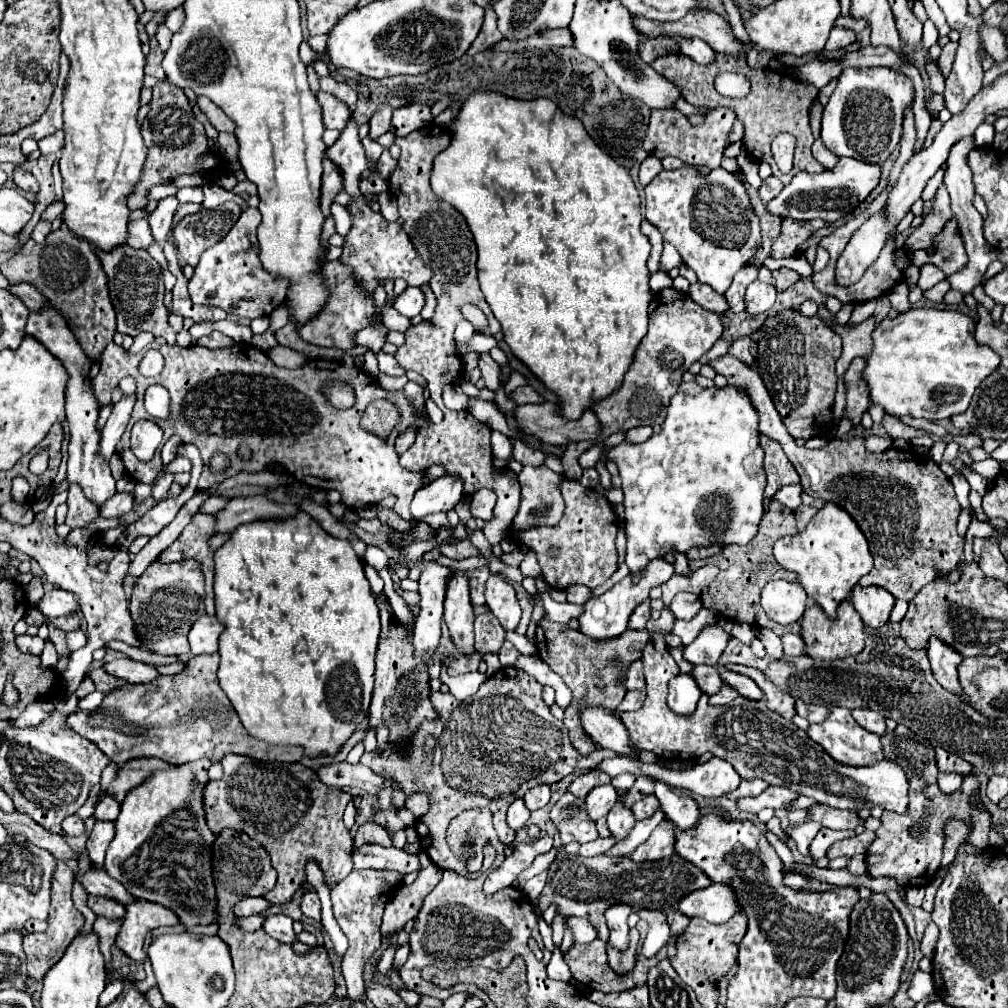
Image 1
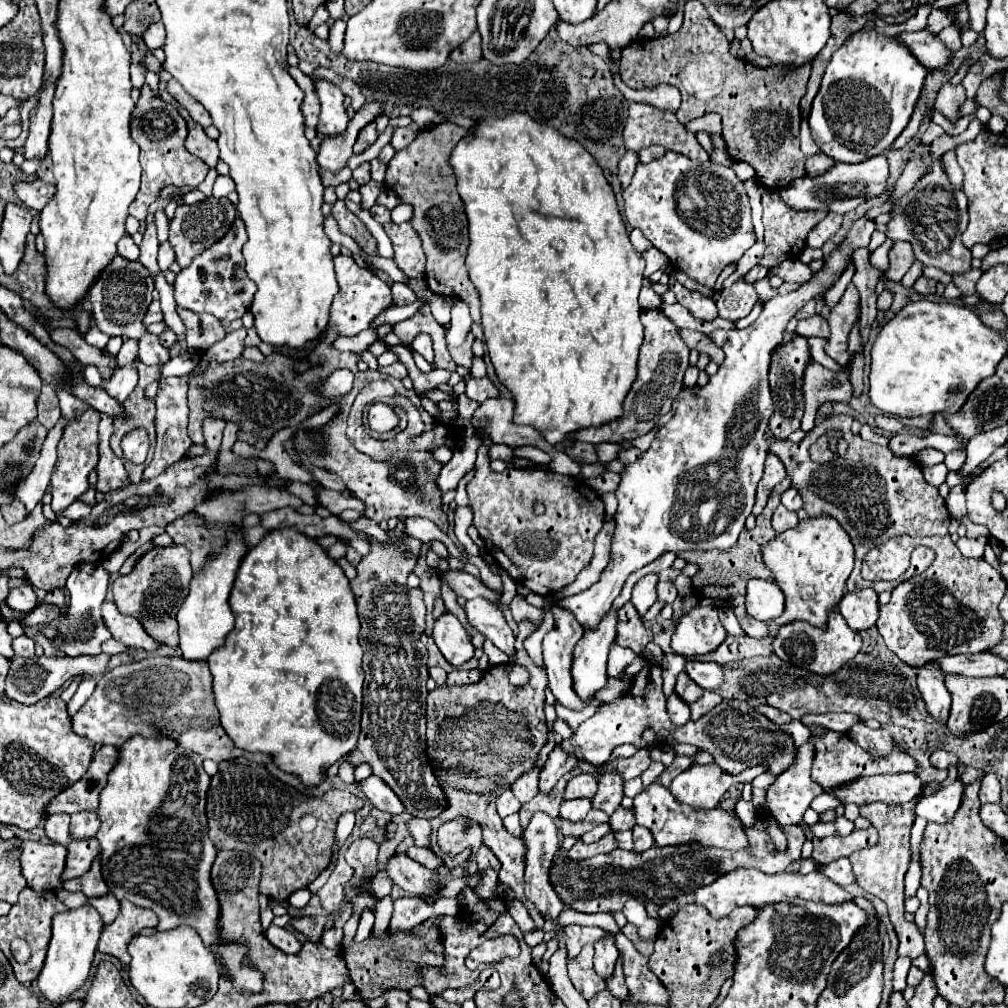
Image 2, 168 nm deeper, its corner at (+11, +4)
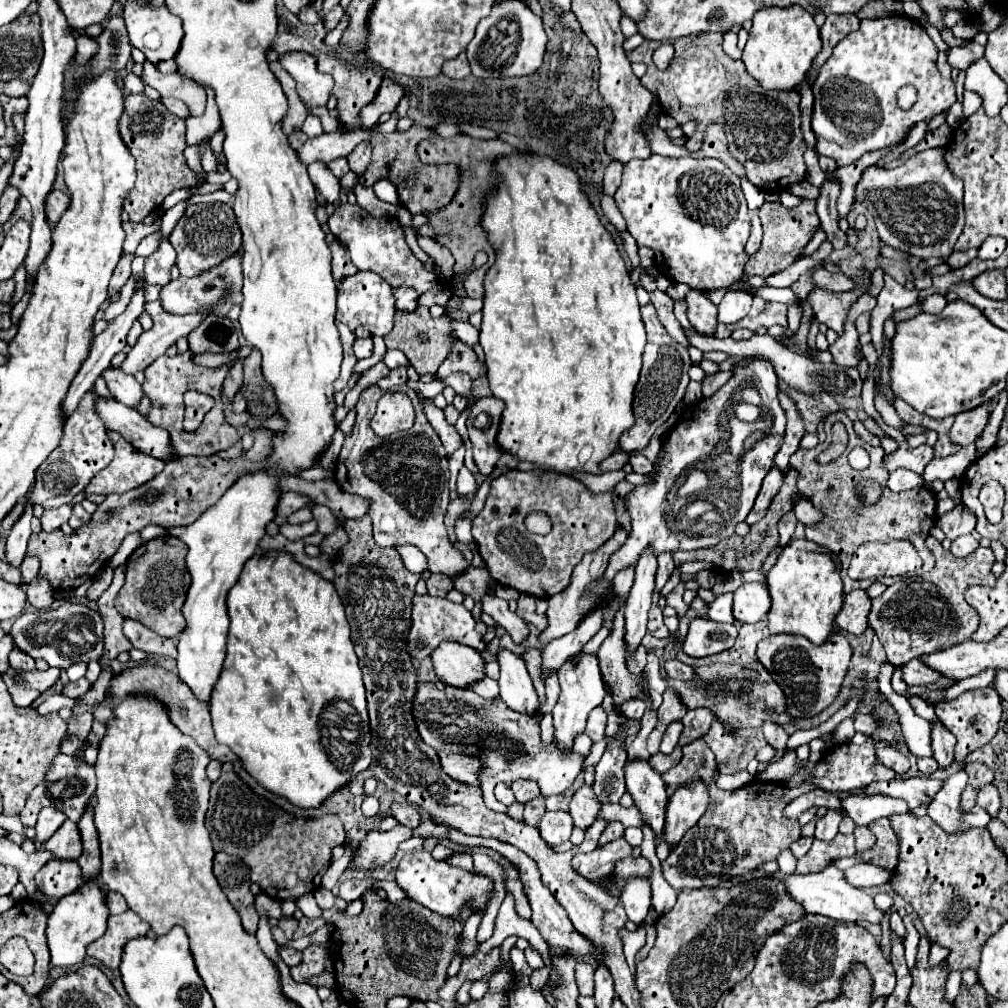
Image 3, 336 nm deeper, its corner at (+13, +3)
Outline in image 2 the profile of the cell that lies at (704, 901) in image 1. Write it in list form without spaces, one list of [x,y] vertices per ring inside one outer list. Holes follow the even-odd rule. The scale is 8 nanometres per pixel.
[[[735,870],[729,872],[725,876],[721,876],[719,880],[715,880],[709,886],[703,886],[695,892],[695,902],[705,906],[711,916],[715,918],[723,918],[727,916],[733,908],[737,906],[745,906],[751,904],[755,908],[763,908],[763,904],[777,904],[777,902],[793,902],[795,898],[801,900],[813,900],[813,902],[823,902],[823,904],[841,904],[841,902],[849,902],[855,896],[849,894],[847,890],[843,890],[841,886],[837,886],[833,880],[829,880],[825,874],[821,874],[819,870],[813,870],[811,874],[795,874],[795,872],[781,872],[781,874],[763,874],[759,870]]]

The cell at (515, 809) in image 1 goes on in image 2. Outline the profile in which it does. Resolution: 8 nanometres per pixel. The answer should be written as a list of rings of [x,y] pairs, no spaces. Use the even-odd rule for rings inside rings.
[[[509,788],[496,800],[496,809],[501,818],[505,818],[505,816],[509,816],[513,812],[519,812],[519,808],[521,808],[521,802],[513,796],[513,792]]]

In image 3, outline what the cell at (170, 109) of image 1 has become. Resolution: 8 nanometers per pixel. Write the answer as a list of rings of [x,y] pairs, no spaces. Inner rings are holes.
[[[145,93],[125,95],[125,113],[121,115],[121,137],[129,151],[137,159],[137,181],[129,201],[125,201],[125,211],[131,221],[143,221],[147,213],[153,213],[163,199],[183,187],[193,187],[201,179],[189,169],[183,149],[185,149],[185,121],[173,115],[163,103],[149,99]]]

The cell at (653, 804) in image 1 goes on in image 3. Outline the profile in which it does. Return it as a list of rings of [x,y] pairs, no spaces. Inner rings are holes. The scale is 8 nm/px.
[[[611,821],[611,823],[605,827],[605,831],[603,831],[601,839],[599,839],[599,845],[605,845],[605,843],[609,843],[609,841],[613,841],[613,839],[623,837],[623,831],[625,831],[625,827],[623,827],[621,823]]]

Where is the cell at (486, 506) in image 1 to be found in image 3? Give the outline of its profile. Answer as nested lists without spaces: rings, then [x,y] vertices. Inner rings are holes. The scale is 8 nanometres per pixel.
[[[511,469],[491,481],[485,507],[471,525],[477,551],[499,585],[549,599],[569,585],[571,573],[585,553],[599,549],[613,537],[617,519],[611,493],[595,495],[583,483],[559,473]],[[535,509],[545,511],[553,521],[553,529],[545,537],[525,529],[523,521]]]

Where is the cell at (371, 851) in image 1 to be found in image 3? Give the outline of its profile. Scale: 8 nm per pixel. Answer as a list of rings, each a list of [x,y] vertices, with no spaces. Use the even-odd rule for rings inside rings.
[[[415,849],[413,853],[407,853],[401,859],[401,863],[397,867],[397,885],[407,893],[409,899],[413,899],[415,903],[419,903],[443,917],[457,917],[461,905],[467,903],[469,899],[473,901],[475,911],[485,913],[485,903],[493,889],[491,879],[477,877],[465,869],[447,865],[445,861],[437,861],[437,859],[433,859],[433,855],[429,851],[423,851],[423,849]]]

